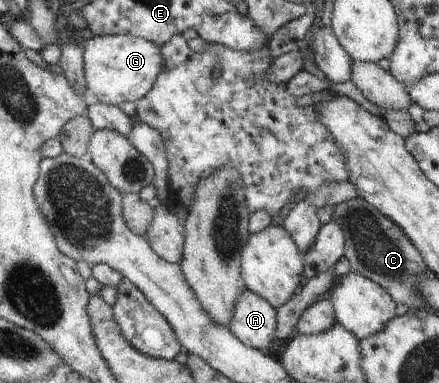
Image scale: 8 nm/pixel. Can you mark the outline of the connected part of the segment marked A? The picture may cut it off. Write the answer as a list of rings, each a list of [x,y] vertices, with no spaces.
[[[246,288],[234,306],[229,328],[248,347],[270,351],[277,339],[277,309]]]

